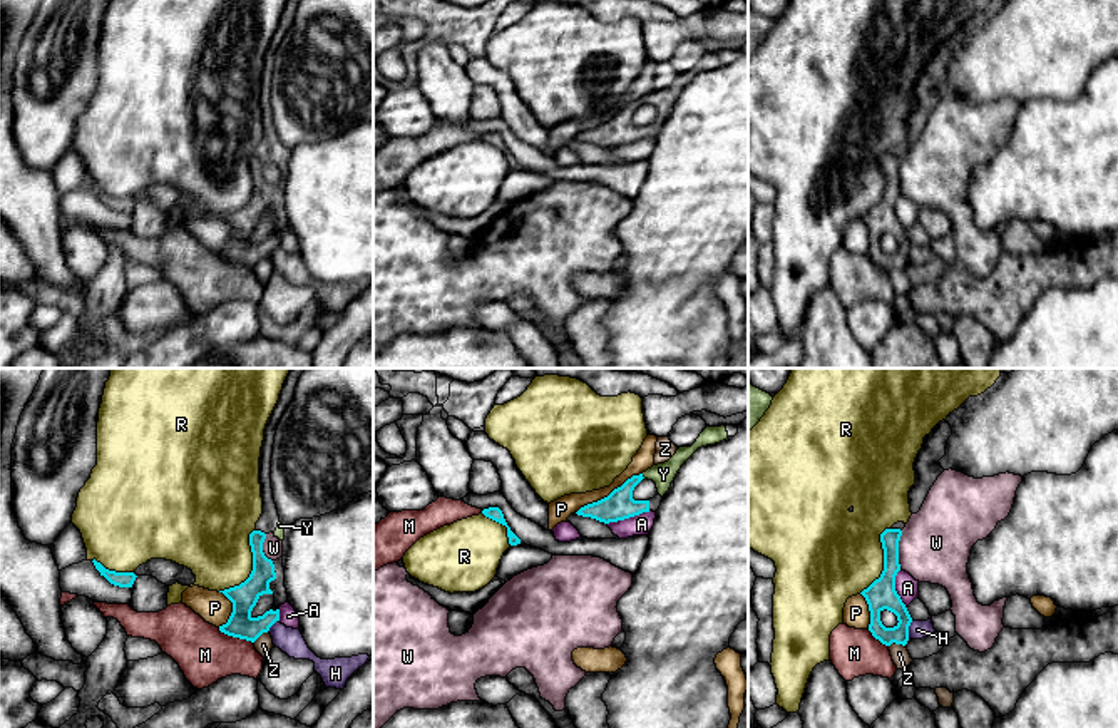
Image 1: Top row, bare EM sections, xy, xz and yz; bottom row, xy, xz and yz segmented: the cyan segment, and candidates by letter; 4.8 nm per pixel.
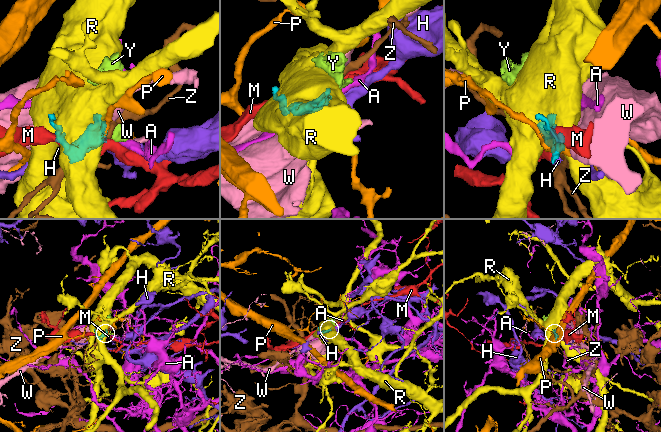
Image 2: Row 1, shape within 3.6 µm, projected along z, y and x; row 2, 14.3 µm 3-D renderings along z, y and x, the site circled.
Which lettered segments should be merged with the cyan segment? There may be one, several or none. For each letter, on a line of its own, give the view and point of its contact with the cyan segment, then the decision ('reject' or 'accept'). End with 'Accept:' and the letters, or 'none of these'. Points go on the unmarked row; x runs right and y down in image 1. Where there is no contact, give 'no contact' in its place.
A: xz (628, 143) | reject
H: yz (907, 255) | reject
M: xy (235, 261) | reject
P: xz (610, 119) | reject
R: xy (253, 193) | reject
W: yz (897, 174) | reject
Y: xz (641, 101) | accept
Z: yz (896, 268) | reject
Accept: Y

